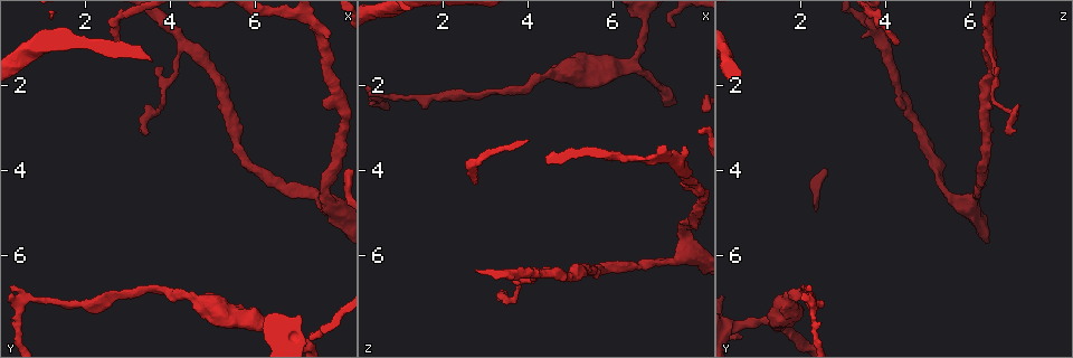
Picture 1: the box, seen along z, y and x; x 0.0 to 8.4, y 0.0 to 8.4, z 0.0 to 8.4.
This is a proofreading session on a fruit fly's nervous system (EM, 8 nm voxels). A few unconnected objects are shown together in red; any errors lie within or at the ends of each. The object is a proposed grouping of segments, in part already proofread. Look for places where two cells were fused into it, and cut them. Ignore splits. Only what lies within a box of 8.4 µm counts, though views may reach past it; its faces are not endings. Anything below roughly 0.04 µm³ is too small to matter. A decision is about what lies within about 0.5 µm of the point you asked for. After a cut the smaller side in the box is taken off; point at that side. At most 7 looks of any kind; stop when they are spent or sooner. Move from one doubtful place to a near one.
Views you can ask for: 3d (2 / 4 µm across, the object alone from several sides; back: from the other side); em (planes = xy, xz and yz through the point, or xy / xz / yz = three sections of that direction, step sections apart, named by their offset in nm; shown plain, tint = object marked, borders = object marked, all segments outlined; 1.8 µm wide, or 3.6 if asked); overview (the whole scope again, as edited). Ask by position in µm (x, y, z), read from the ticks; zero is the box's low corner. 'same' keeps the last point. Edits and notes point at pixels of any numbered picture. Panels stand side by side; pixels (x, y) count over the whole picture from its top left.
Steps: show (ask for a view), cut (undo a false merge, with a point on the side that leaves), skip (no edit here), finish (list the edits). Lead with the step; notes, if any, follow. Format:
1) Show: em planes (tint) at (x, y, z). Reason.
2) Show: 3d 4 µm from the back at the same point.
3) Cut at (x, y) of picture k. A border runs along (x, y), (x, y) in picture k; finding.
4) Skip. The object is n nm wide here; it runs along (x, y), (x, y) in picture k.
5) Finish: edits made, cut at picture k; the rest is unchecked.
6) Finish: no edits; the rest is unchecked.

Show: em planes (tint) at (7.70, 4.85, 5.90). Two arms in line, one across.

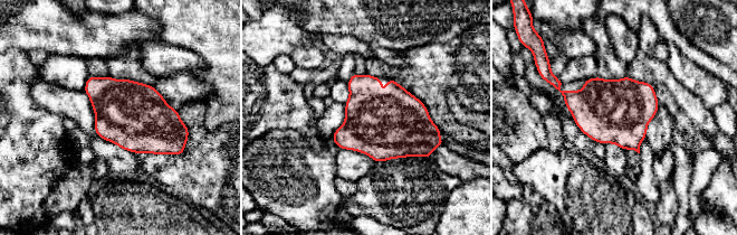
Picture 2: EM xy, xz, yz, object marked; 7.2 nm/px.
Skip. One cell here.

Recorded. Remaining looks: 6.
Show: 3d 4 µm at (4.60, 7.05, 1.80). Thick turns thin.

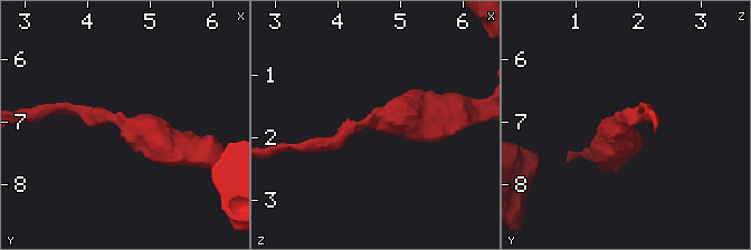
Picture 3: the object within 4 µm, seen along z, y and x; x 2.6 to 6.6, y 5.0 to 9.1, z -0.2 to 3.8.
Show: em planes (borders) at (4.55, 7.05, 1.75). The arms are 220, 550 nm wide; shape alone is not enough.

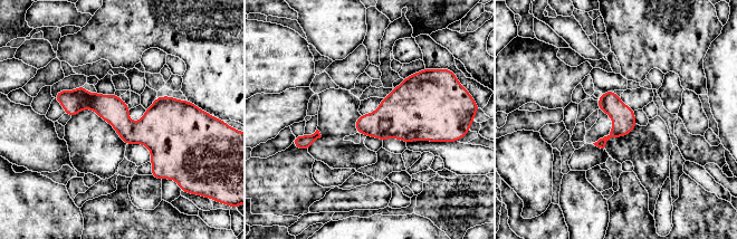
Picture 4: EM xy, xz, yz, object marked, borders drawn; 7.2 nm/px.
Skip. It runs along (58, 96), (126, 126), (187, 115) in picture 4; one cell here.

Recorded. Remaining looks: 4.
Show: 3d 2 µm at (0.55, 7.05, 2.25). Abrupt turn.

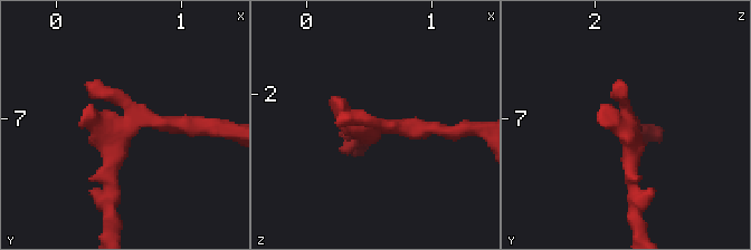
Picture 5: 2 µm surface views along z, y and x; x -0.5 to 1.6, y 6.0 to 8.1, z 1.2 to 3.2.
Show: em xy step 4 (tint) at (0.56, 7.08, 2.28).

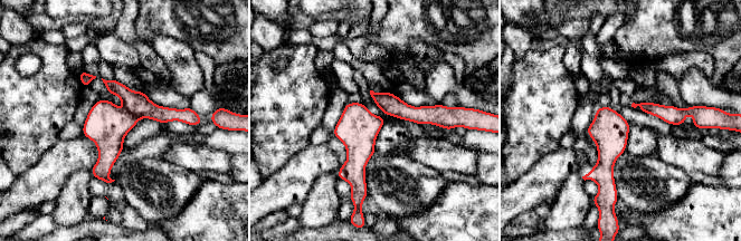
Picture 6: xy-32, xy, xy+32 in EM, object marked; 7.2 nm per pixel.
Cut at (106, 125) of picture 6. The object is 280 nm wide here; a border runs along (126, 109), (139, 118) in picture 6; two cells meet here.

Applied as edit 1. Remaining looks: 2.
Finish: edits made, cut at picture 6; the rest is unchecked.

